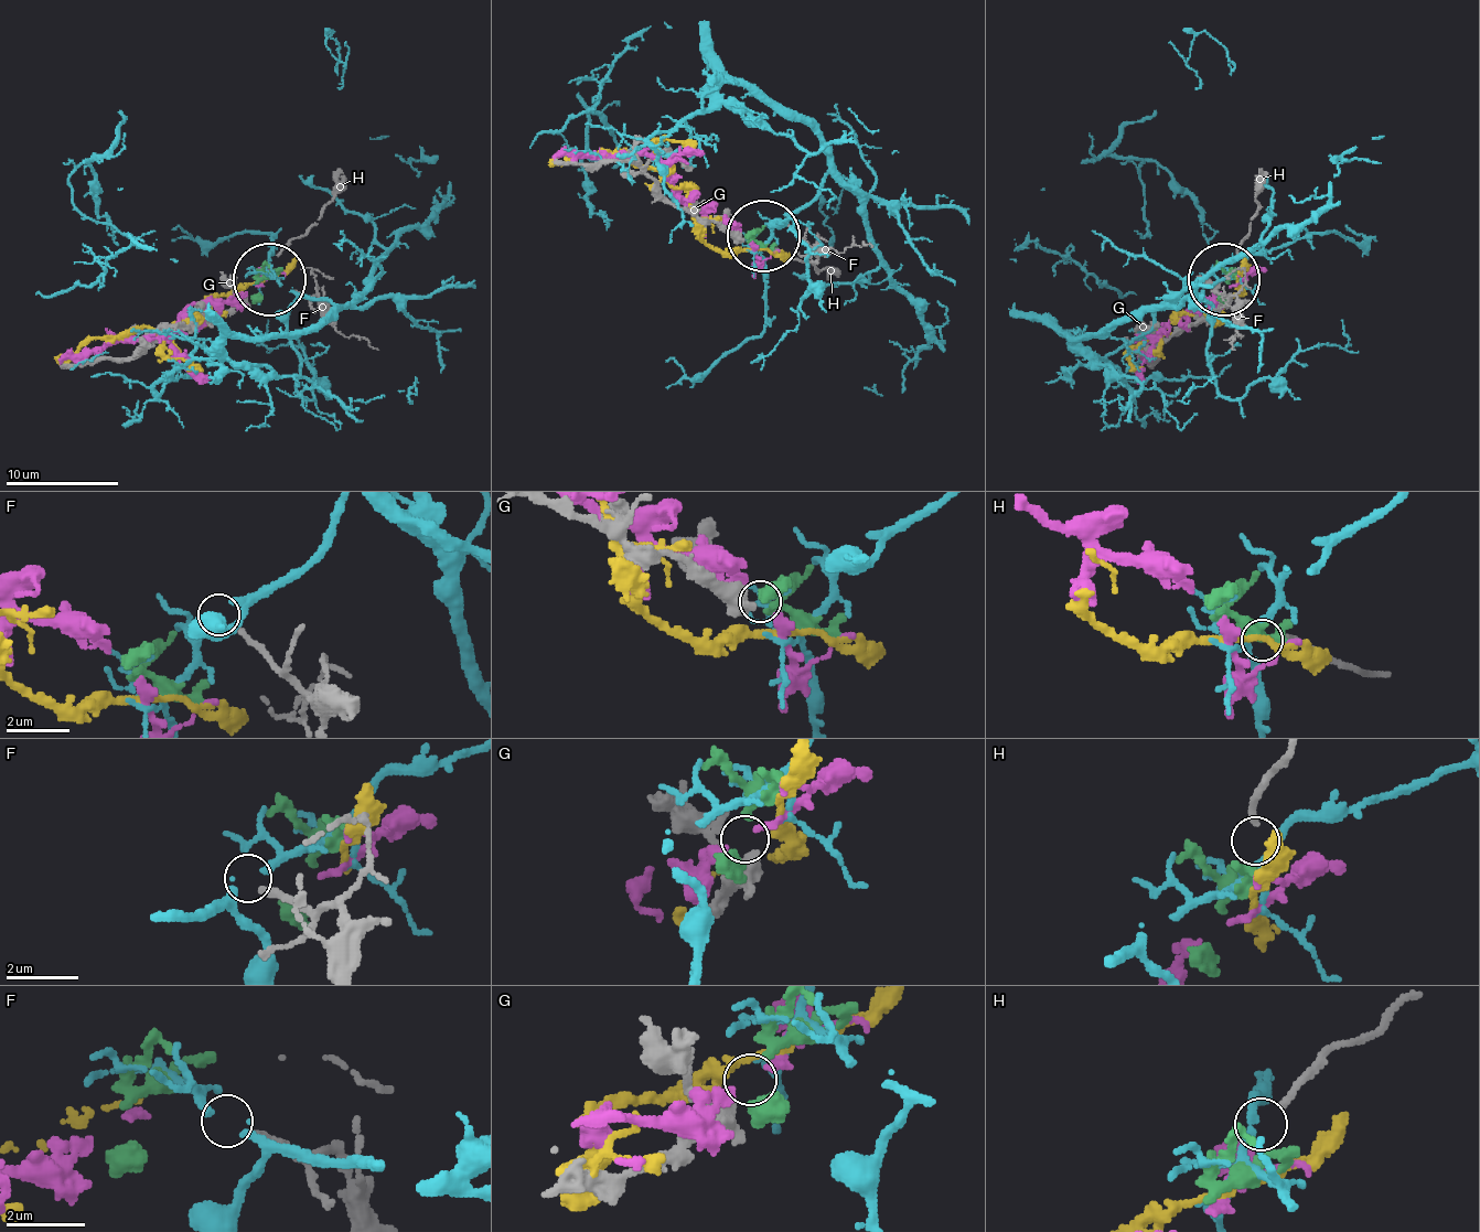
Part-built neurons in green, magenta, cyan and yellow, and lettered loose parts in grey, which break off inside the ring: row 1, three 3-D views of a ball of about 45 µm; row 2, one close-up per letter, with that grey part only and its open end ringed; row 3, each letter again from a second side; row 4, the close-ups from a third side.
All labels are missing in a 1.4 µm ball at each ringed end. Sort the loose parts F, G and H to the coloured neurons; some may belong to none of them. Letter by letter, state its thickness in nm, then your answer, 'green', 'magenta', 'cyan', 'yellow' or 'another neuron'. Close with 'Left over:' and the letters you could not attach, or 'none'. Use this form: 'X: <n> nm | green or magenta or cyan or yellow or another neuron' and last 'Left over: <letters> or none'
F: 170 nm | another neuron
G: 280 nm | green
H: 160 nm | another neuron
Left over: F, H

